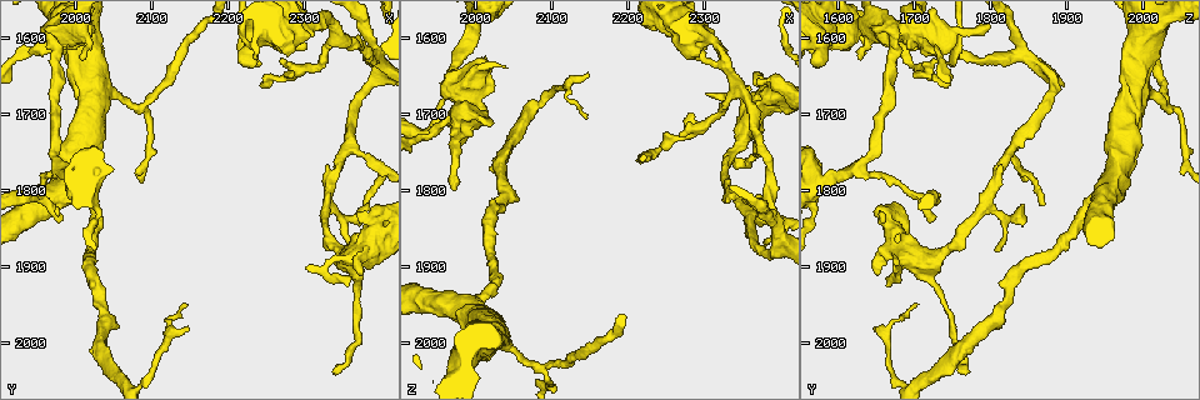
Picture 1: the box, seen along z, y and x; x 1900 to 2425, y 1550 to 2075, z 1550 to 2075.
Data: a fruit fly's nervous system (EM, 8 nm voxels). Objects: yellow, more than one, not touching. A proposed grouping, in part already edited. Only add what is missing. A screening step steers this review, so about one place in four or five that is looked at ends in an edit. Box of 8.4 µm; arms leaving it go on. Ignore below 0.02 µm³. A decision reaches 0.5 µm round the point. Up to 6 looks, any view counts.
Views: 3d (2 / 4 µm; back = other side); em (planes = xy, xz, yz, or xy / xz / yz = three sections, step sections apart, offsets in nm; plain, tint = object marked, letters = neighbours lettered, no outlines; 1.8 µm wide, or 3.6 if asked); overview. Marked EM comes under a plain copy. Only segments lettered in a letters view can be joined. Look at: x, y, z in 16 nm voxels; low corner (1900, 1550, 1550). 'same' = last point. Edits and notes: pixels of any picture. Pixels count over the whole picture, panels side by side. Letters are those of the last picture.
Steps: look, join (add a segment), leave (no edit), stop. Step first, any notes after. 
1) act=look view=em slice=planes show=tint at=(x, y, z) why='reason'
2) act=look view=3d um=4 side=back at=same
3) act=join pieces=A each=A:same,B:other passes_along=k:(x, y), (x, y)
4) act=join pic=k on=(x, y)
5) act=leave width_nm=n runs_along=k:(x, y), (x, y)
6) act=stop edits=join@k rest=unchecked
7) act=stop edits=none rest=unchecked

act=look view=3d um=4 at=(1990, 1590, 1690) why='thick turns thin'

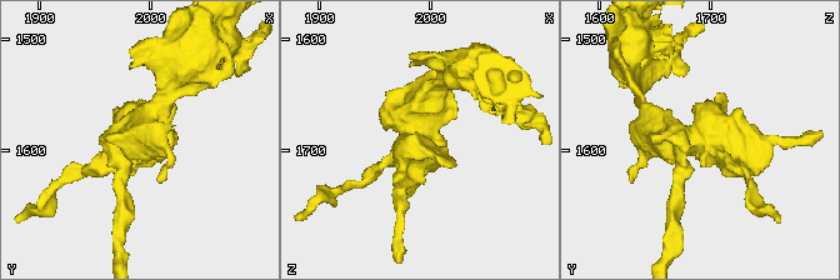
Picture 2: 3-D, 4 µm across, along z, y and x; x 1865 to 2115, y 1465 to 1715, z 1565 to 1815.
act=look view=em slice=planes show=letters at=(1984, 1592, 1692)

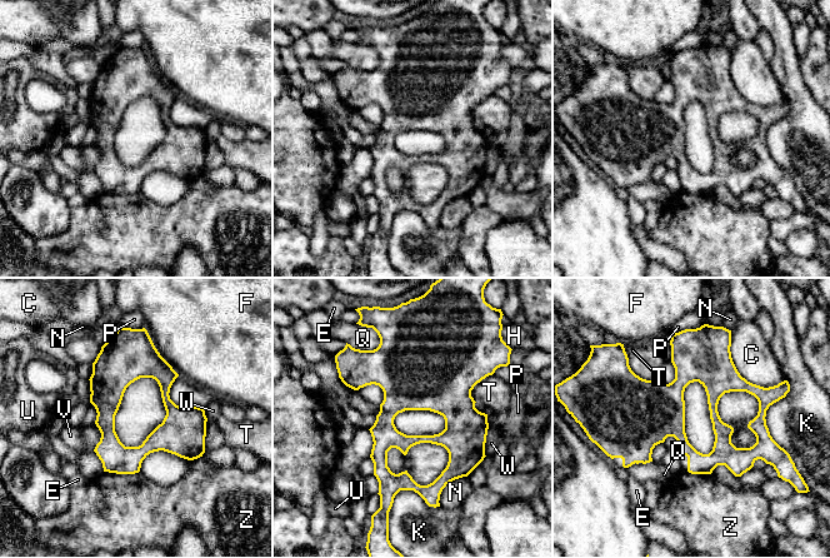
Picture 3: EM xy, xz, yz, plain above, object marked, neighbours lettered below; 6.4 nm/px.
act=leave each=C:other,E:other,F:other,H:other,K:other,N:other,P:other,Q:other,T:other,U:other,V:other,W:other,Z:other border=3:(488, 414), (485, 456) found='no lettered segment goes on from it'

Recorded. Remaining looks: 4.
act=look view=3d um=4 side=back at=(2360, 1740, 1830) why='three-way junction'

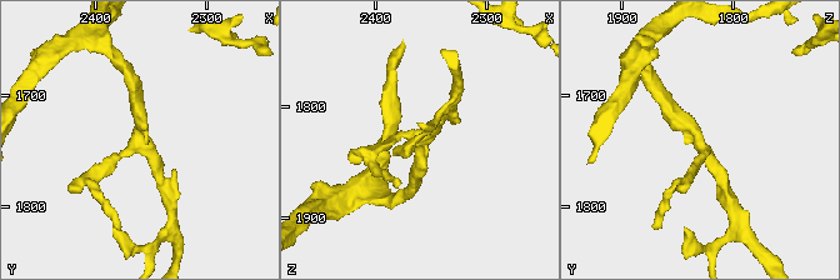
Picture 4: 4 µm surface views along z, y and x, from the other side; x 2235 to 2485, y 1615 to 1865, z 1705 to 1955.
act=look view=em slice=yz step=16 show=letters at=(2358, 1742, 1832) arms=3 why='need the tissue'

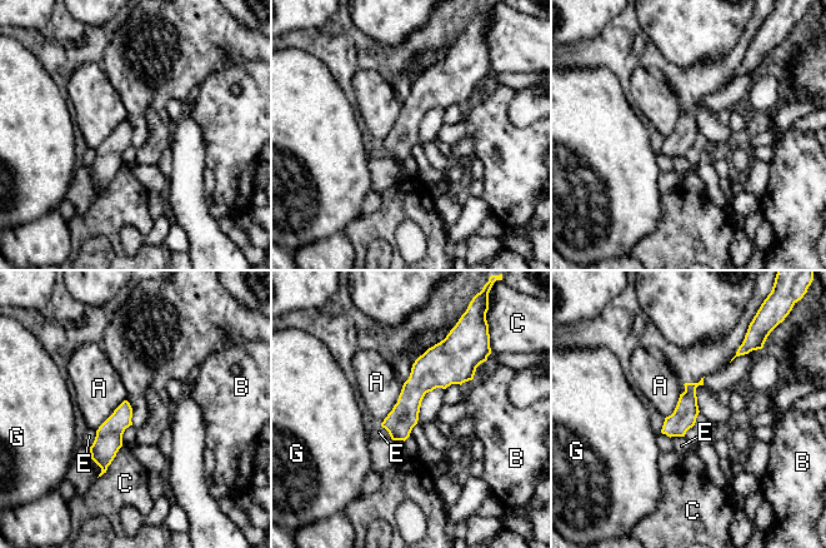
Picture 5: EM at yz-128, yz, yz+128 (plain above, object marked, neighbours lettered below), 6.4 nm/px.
act=leave each=A:other,B:other,C:other,E:other,G:other border=5:(403, 385), (398, 402), (380, 424) found='no lettered segment goes on from it'

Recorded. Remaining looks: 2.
act=look view=em um=3.6 slice=xy step=4 show=letters at=(2385, 1845, 1680) why='stops while still wide'

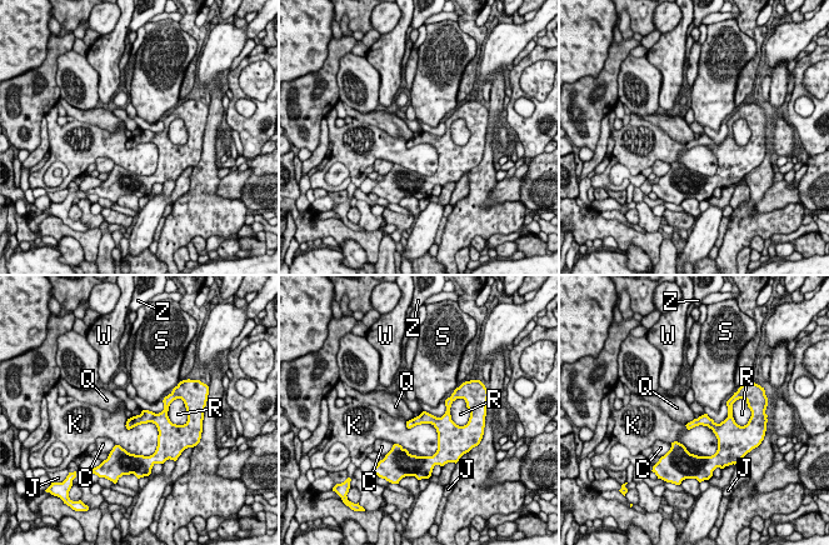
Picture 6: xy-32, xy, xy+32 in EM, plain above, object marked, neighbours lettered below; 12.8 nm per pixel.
act=look view=em um=3.6 slice=planes show=letters at=same why='another direction'

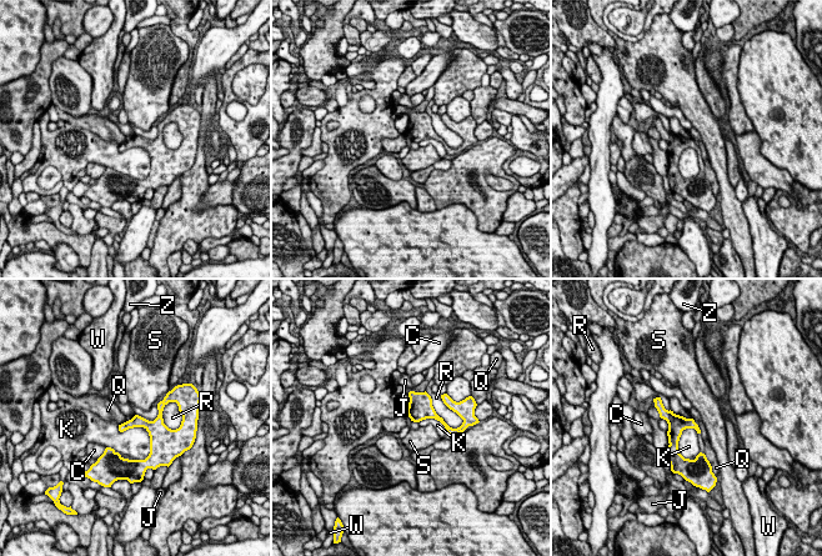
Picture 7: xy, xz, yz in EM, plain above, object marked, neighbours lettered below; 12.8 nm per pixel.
act=leave longest_contact=R:600nm each=C:other,J:other,K:other,Q:other,R:other,S:other,W:other,Z:other runs_along=7:(658, 405), (673, 421), (672, 449) found='none of them fits'

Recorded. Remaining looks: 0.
act=stop edits=none rest=unchecked

